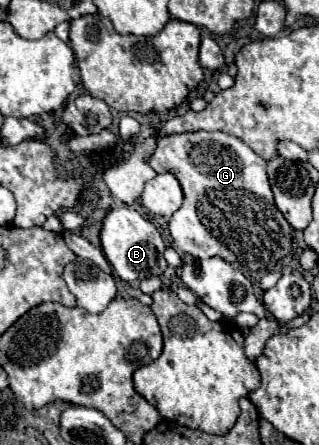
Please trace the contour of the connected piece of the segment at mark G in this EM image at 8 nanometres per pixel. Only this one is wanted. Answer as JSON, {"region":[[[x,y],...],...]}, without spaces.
{"region":[[[190,131],[176,135],[158,135],[156,149],[148,159],[156,173],[170,171],[182,185],[184,203],[172,215],[168,229],[176,247],[198,259],[220,257],[238,271],[264,273],[270,271],[292,249],[292,227],[280,215],[272,199],[272,189],[266,177],[266,161],[258,157],[244,141],[220,131]]]}

